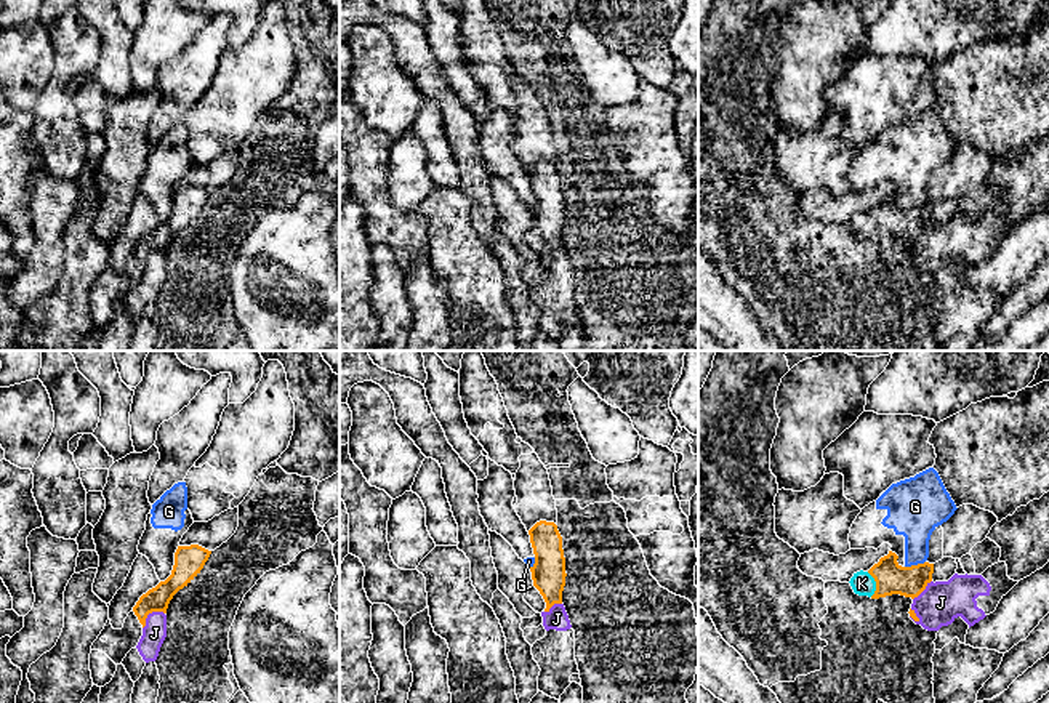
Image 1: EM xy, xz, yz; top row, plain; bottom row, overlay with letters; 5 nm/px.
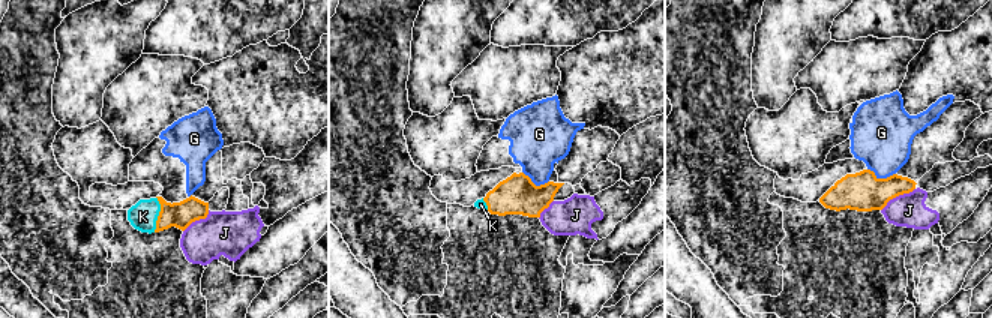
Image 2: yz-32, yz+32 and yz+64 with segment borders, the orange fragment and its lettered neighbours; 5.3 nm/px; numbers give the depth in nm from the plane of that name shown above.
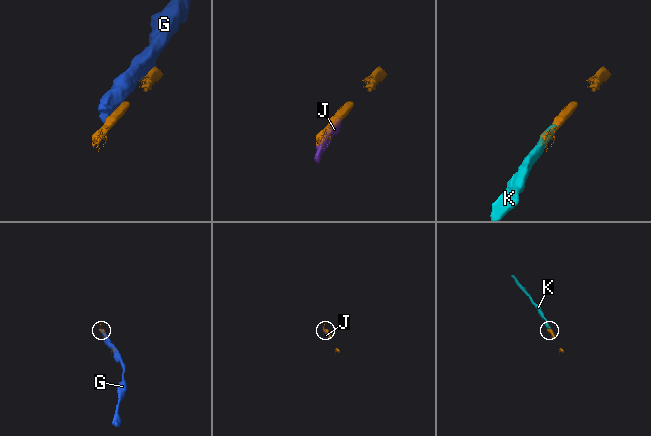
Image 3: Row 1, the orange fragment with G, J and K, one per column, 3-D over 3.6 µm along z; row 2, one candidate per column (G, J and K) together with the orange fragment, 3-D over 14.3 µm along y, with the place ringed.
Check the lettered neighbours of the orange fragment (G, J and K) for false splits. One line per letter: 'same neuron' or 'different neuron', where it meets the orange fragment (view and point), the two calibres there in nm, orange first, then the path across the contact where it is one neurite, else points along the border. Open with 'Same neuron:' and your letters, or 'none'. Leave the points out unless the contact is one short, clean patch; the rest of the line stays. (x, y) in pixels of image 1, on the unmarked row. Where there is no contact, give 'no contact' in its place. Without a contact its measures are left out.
Same neuron: K
G: different neuron | yz (915, 207) | 160/240 nm
J: different neuron | xy (149, 253) | 120/120 nm
K: same neuron | yz (876, 226) | 160/120 nm

